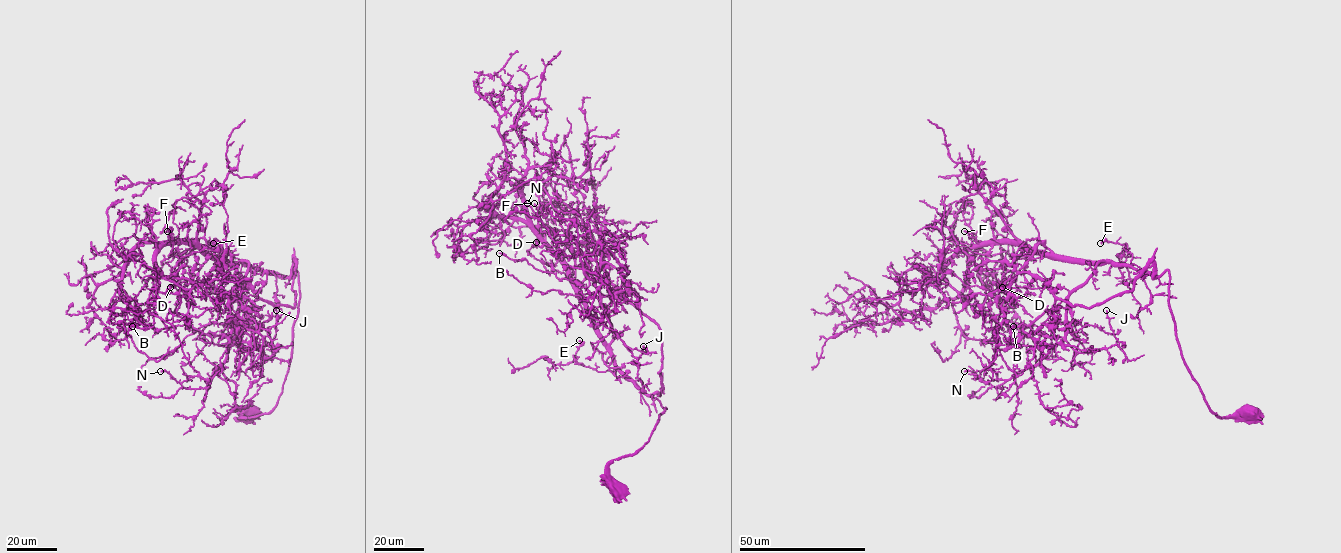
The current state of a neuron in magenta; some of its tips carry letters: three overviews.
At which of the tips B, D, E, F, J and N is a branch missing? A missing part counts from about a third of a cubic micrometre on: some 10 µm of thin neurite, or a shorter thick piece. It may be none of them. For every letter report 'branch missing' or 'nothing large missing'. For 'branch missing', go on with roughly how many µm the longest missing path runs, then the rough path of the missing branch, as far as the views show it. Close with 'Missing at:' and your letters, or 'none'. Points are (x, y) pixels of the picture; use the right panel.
B: nothing large missing
D: nothing large missing
E: nothing large missing
F: nothing large missing
J: nothing large missing
N: nothing large missing
Missing at: none

